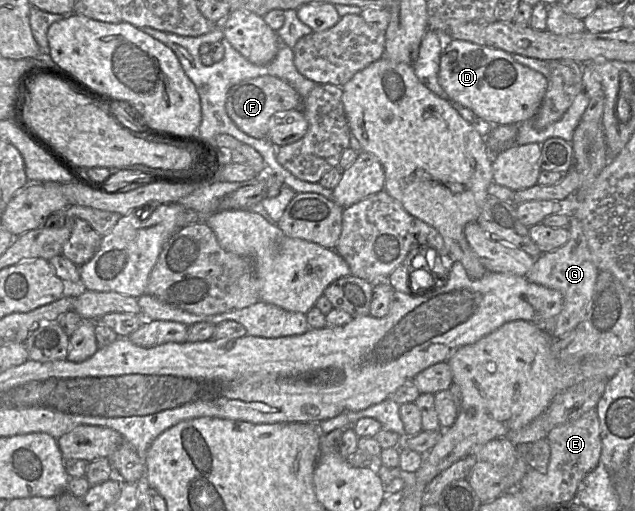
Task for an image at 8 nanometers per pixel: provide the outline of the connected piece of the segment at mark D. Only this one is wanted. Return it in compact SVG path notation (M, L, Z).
M447 39L440 58L438 81L451 101L498 126L531 121L539 110L548 80L540 72L516 62L502 49Z

